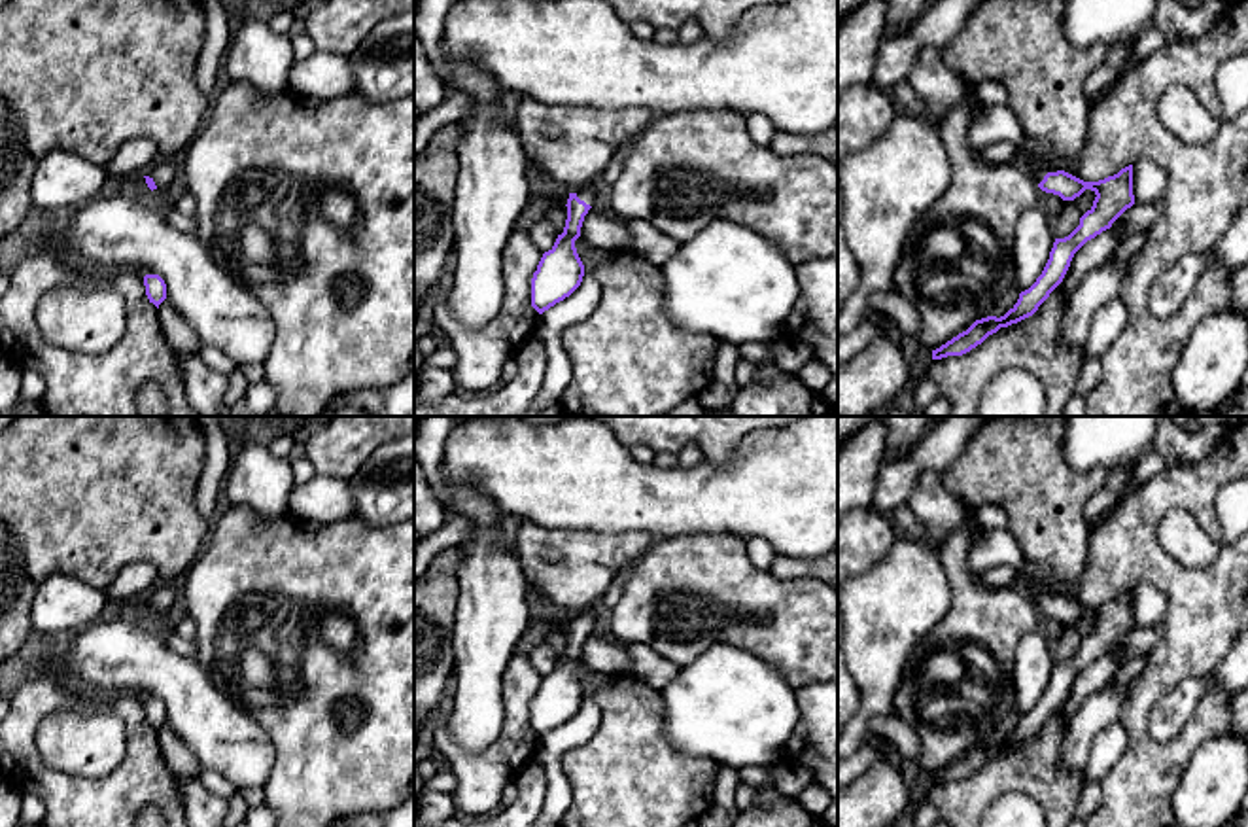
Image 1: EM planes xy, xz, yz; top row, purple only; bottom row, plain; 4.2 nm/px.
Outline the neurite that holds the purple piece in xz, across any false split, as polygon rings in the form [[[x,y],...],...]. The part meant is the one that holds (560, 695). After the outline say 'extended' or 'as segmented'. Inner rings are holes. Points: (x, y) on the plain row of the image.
[[[596,607],[569,617],[563,657],[554,670],[543,677],[531,702],[531,730],[543,738],[569,721],[582,706],[584,689],[577,677],[575,664],[581,660],[584,640],[596,623]]]; extended

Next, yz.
[[[1031,583],[1017,585],[1029,592],[1042,615],[1059,619],[1063,625],[1074,625],[1085,613],[1091,613],[1097,619],[1093,630],[1080,642],[1080,649],[1068,660],[1055,662],[1042,698],[1029,713],[1019,717],[1017,727],[1004,740],[976,744],[966,755],[932,774],[932,783],[962,780],[1000,751],[1008,751],[1032,740],[1049,717],[1063,706],[1074,677],[1087,664],[1110,653],[1112,647],[1135,628],[1133,589],[1104,604],[1083,606],[1059,590],[1040,589]]]; extended

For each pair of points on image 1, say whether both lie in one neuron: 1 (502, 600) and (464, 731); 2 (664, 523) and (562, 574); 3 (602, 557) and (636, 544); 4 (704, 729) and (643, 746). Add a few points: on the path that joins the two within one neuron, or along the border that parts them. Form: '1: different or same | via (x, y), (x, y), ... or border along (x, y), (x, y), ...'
1: same | via (486, 633), (477, 699)
2: different | border along (598, 532), (651, 532), (660, 538)
3: same | via (609, 553), (628, 547)
4: different | border along (658, 695), (666, 739), (679, 750), (706, 759)

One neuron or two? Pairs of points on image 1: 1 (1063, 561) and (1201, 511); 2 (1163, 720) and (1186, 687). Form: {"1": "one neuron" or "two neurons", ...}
{"1": "two neurons", "2": "one neuron"}

